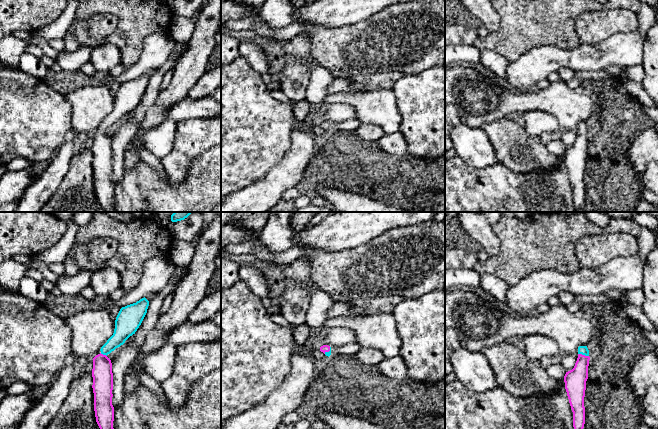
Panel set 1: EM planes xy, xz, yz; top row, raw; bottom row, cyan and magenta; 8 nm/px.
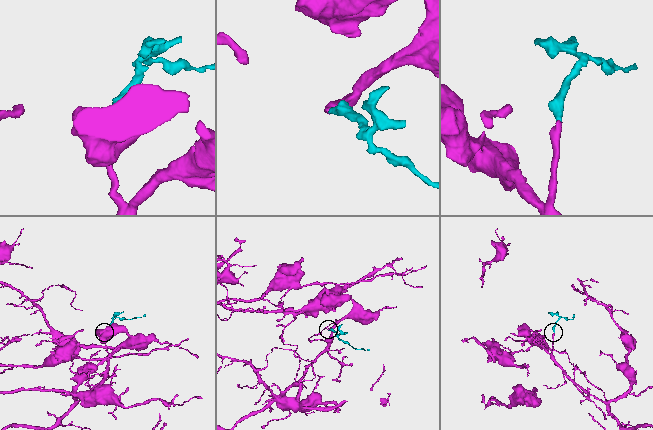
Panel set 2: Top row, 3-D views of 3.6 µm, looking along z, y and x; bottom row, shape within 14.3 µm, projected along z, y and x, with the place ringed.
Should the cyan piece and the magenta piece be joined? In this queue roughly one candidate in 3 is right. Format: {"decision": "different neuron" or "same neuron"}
{"decision": "same neuron"}

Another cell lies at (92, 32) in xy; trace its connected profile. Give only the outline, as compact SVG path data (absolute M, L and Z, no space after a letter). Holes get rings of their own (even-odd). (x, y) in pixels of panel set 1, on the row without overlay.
M99 14L89 19L75 18L68 31L77 38L80 47L96 48L117 28L118 19L111 14Z

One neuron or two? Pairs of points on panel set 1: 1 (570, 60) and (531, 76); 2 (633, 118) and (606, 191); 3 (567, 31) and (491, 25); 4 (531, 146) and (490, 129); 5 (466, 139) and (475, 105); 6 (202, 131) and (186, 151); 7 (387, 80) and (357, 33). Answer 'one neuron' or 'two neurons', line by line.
1: one neuron
2: one neuron
3: two neurons
4: one neuron
5: two neurons
6: one neuron
7: one neuron

